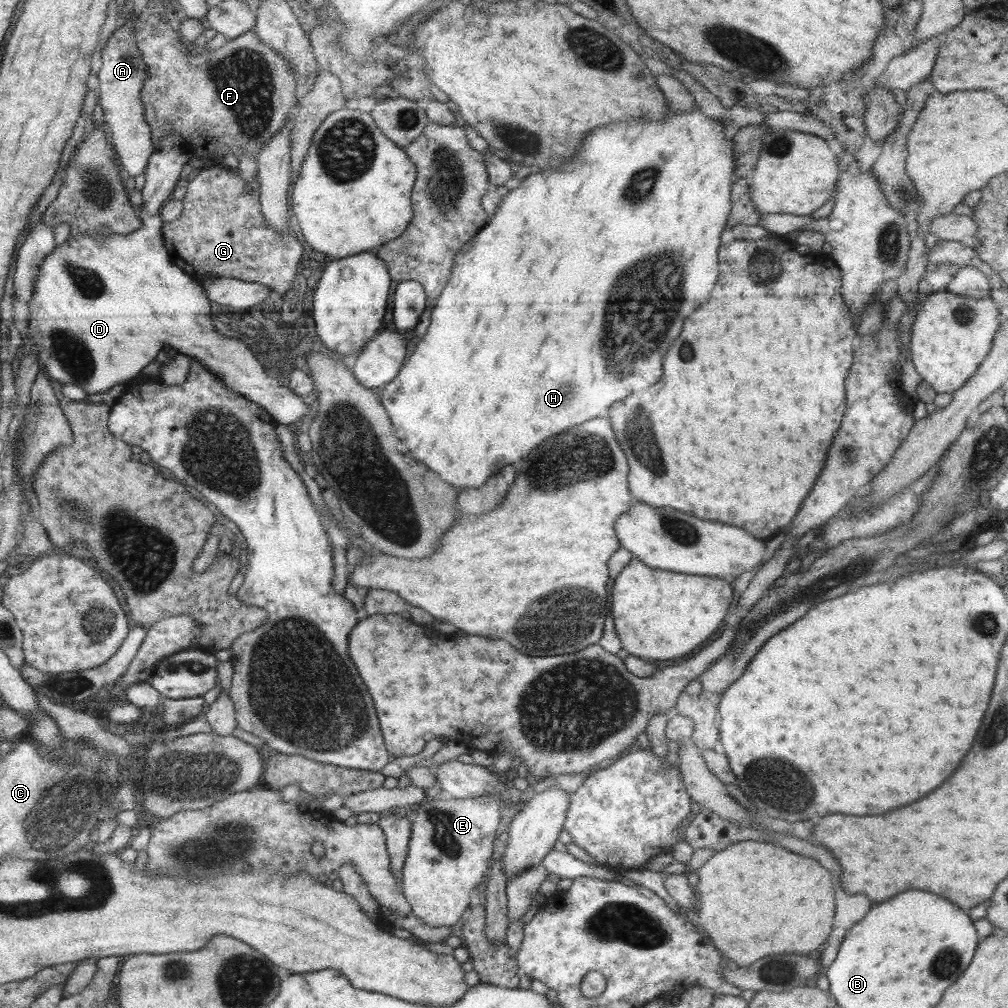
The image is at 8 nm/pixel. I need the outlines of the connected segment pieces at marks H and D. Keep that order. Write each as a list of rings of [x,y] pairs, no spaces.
[[[670,109],[666,113],[664,119],[658,121],[648,121],[644,119],[624,119],[624,121],[612,122],[608,126],[598,127],[592,132],[586,134],[584,142],[580,145],[580,151],[576,153],[574,159],[570,159],[568,163],[564,163],[561,168],[552,170],[536,170],[525,177],[518,188],[508,191],[506,197],[502,199],[494,215],[489,217],[489,221],[486,226],[482,225],[480,232],[472,237],[472,240],[463,245],[463,248],[459,250],[453,261],[451,267],[451,274],[445,288],[442,290],[440,297],[437,299],[436,306],[431,313],[431,322],[426,332],[426,335],[418,342],[415,352],[402,364],[402,368],[398,370],[398,374],[392,379],[392,382],[388,382],[386,386],[382,386],[377,395],[379,402],[382,403],[382,407],[386,409],[388,416],[391,418],[394,434],[398,438],[404,440],[404,444],[408,446],[410,454],[416,456],[420,461],[420,464],[426,465],[428,469],[434,470],[435,473],[440,475],[442,480],[446,480],[449,485],[454,485],[458,488],[458,492],[464,488],[472,488],[472,486],[480,486],[482,482],[486,482],[496,470],[502,469],[502,466],[510,464],[510,462],[518,462],[520,458],[524,458],[526,454],[530,454],[538,444],[542,444],[546,438],[562,432],[562,430],[568,430],[570,426],[576,426],[576,424],[582,424],[590,418],[604,418],[608,414],[608,408],[612,406],[612,402],[616,400],[622,400],[626,398],[630,392],[638,392],[642,388],[648,388],[652,384],[656,384],[662,376],[662,356],[666,354],[666,350],[672,346],[672,342],[678,338],[678,334],[682,332],[682,324],[684,324],[684,316],[686,314],[692,314],[692,310],[696,310],[698,306],[702,306],[708,298],[710,298],[710,292],[712,288],[716,286],[718,282],[718,248],[722,245],[722,231],[727,227],[727,220],[731,211],[731,186],[733,184],[732,178],[734,178],[734,141],[730,138],[726,138],[726,126],[705,115],[700,110],[694,110],[689,113],[682,113],[680,111],[674,111]]]
[[[173,131],[172,133],[168,133],[168,135],[164,135],[164,137],[158,141],[158,144],[154,146],[153,153],[149,158],[148,166],[144,172],[146,181],[141,190],[142,205],[144,206],[144,209],[142,211],[141,225],[138,230],[132,231],[131,233],[128,233],[128,235],[112,233],[111,235],[106,236],[96,233],[96,235],[76,235],[76,237],[72,237],[72,234],[70,234],[65,242],[55,245],[54,249],[50,251],[50,254],[42,259],[42,263],[39,265],[37,278],[33,285],[32,299],[29,301],[30,325],[27,340],[34,345],[37,358],[44,364],[44,368],[46,368],[50,380],[57,380],[62,384],[76,384],[76,386],[84,389],[88,395],[104,392],[116,384],[125,384],[125,382],[134,379],[142,370],[144,370],[145,366],[148,366],[148,364],[155,360],[157,354],[162,350],[162,346],[169,344],[174,352],[186,354],[191,360],[198,361],[198,363],[204,365],[206,369],[212,371],[212,373],[216,373],[216,375],[222,379],[222,382],[224,382],[226,387],[242,394],[245,398],[248,398],[248,401],[252,400],[252,402],[258,404],[261,408],[264,408],[264,410],[266,410],[270,416],[274,417],[278,423],[293,427],[293,423],[302,422],[302,418],[310,414],[308,408],[309,404],[306,404],[303,398],[296,395],[289,387],[280,385],[274,375],[266,372],[256,355],[243,341],[222,336],[213,329],[212,320],[209,315],[211,312],[210,300],[205,294],[205,289],[200,286],[195,279],[192,279],[190,275],[185,274],[184,270],[181,270],[175,262],[172,262],[171,255],[167,254],[167,248],[162,236],[162,225],[164,222],[160,217],[160,206],[169,200],[170,194],[172,194],[174,187],[180,180],[182,168],[186,166],[186,162],[194,155],[190,154],[186,144],[187,141],[184,141],[184,137],[182,137],[180,133]]]

